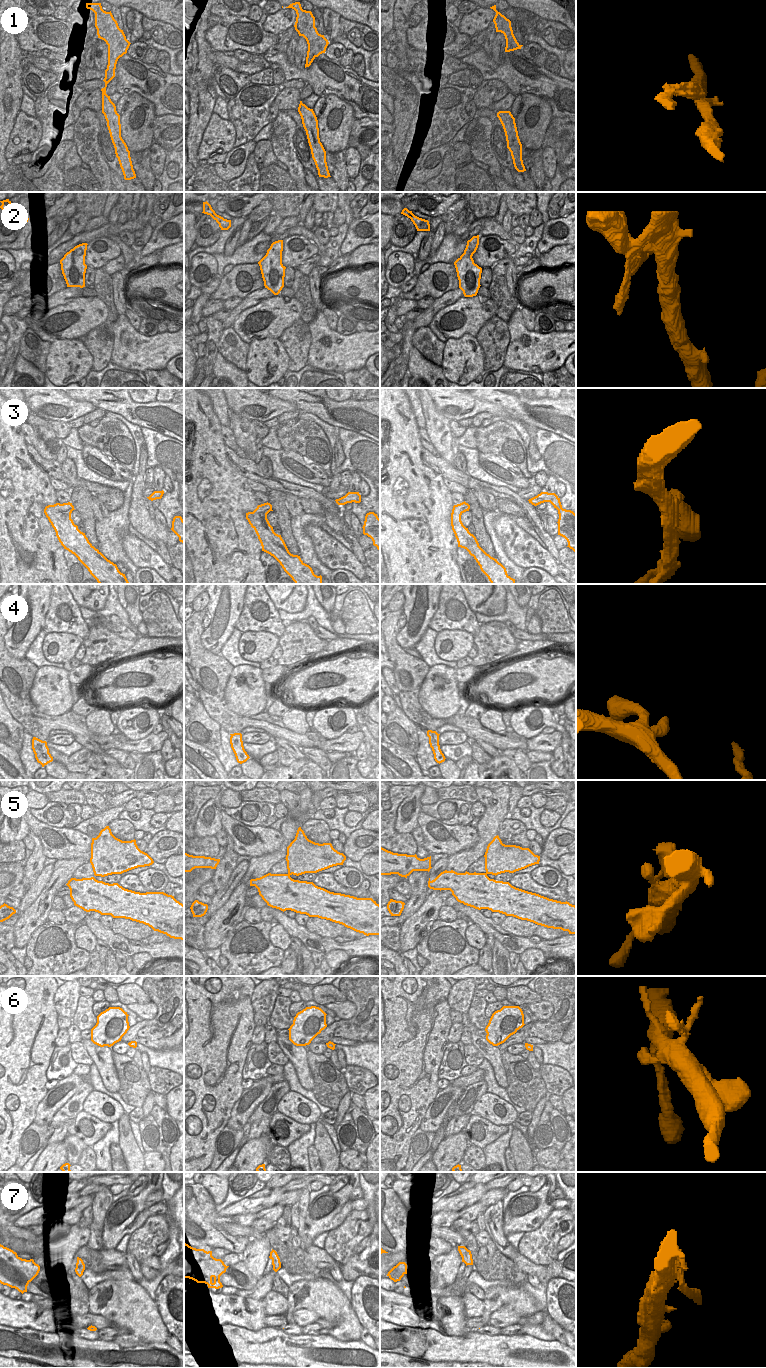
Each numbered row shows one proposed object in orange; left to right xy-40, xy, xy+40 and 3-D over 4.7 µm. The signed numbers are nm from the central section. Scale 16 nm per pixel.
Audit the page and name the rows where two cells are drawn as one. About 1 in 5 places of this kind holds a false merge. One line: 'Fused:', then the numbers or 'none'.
Fused: 1

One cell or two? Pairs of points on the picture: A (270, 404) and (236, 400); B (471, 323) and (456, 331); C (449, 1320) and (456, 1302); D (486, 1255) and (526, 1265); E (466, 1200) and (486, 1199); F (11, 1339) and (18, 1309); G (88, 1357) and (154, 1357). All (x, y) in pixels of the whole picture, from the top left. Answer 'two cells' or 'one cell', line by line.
A: one cell
B: one cell
C: one cell
D: two cells
E: two cells
F: two cells
G: one cell

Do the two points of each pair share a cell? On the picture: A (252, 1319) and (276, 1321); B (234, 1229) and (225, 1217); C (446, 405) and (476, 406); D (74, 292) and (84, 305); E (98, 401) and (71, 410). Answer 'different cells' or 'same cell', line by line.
A: different cells
B: different cells
C: same cell
D: different cells
E: different cells

